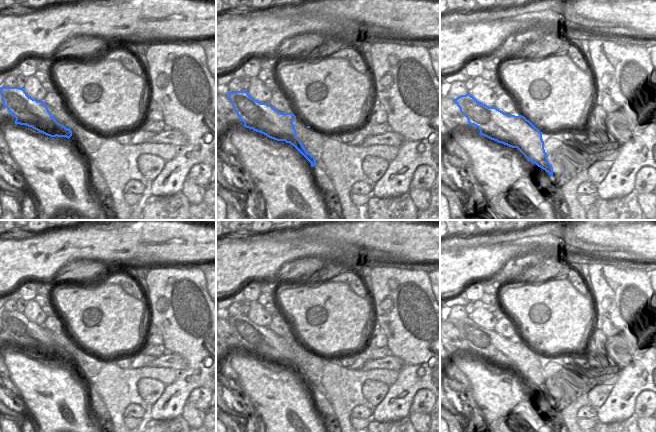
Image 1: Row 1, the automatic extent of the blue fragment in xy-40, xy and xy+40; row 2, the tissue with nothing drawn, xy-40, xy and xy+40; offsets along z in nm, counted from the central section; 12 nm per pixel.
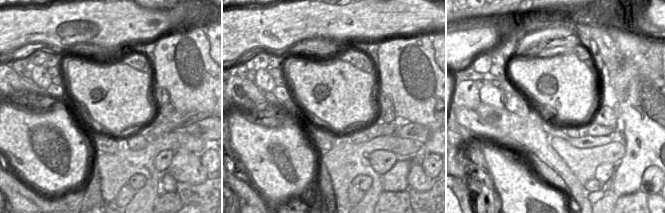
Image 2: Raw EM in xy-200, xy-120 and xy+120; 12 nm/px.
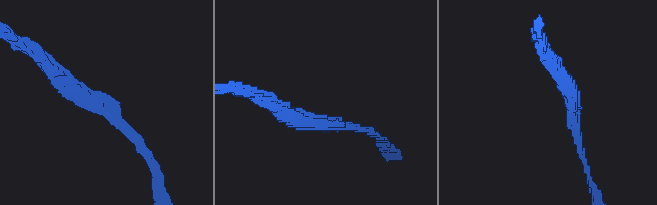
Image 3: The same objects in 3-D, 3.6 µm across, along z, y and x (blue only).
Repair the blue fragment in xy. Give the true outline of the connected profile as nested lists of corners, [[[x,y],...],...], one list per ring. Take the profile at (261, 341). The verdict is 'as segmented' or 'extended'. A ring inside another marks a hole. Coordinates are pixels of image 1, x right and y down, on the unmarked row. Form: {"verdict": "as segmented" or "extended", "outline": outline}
{"verdict": "as segmented", "outline": [[[247,315],[228,316],[227,318],[235,336],[244,346],[244,351],[260,356],[267,361],[285,365],[293,369],[310,387],[316,389],[316,383],[304,372],[296,361],[293,337],[281,337],[269,327],[261,327],[252,322]]]}

